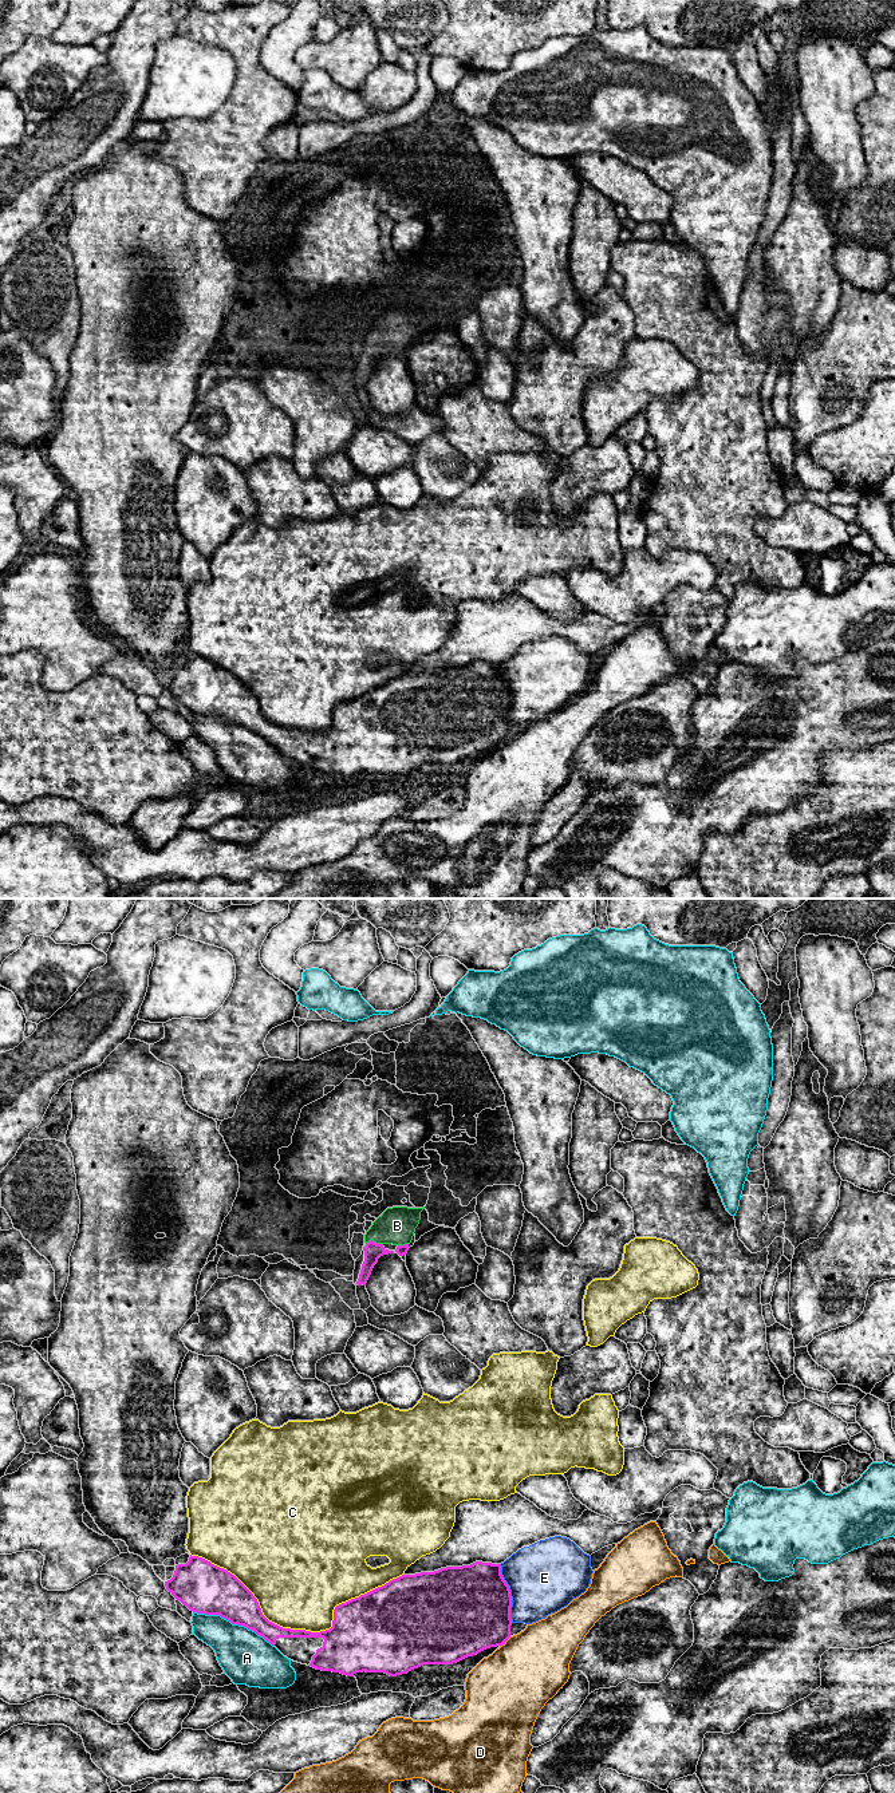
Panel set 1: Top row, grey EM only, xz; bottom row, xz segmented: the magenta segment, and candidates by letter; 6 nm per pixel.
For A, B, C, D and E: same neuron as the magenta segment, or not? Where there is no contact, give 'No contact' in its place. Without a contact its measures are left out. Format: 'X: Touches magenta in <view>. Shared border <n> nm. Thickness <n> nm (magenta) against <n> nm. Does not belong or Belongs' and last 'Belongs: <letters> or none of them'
A: Touches magenta in xz. Shared border 550 nm. Thickness 300 nm (magenta) against 320 nm. Does not belong
B: Touches magenta in xz. Shared border 110 nm. Thickness 110 nm (magenta) against 220 nm. Belongs
C: Touches magenta in xz. Shared border 1300 nm. Thickness 190 nm (magenta) against 480 nm. Does not belong
D: Touches magenta in xz. Shared border 90 nm. Thickness 440 nm (magenta) against 440 nm. Does not belong
E: Touches magenta in xz. Shared border 360 nm. Thickness 480 nm (magenta) against 420 nm. Does not belong
Belongs: B

